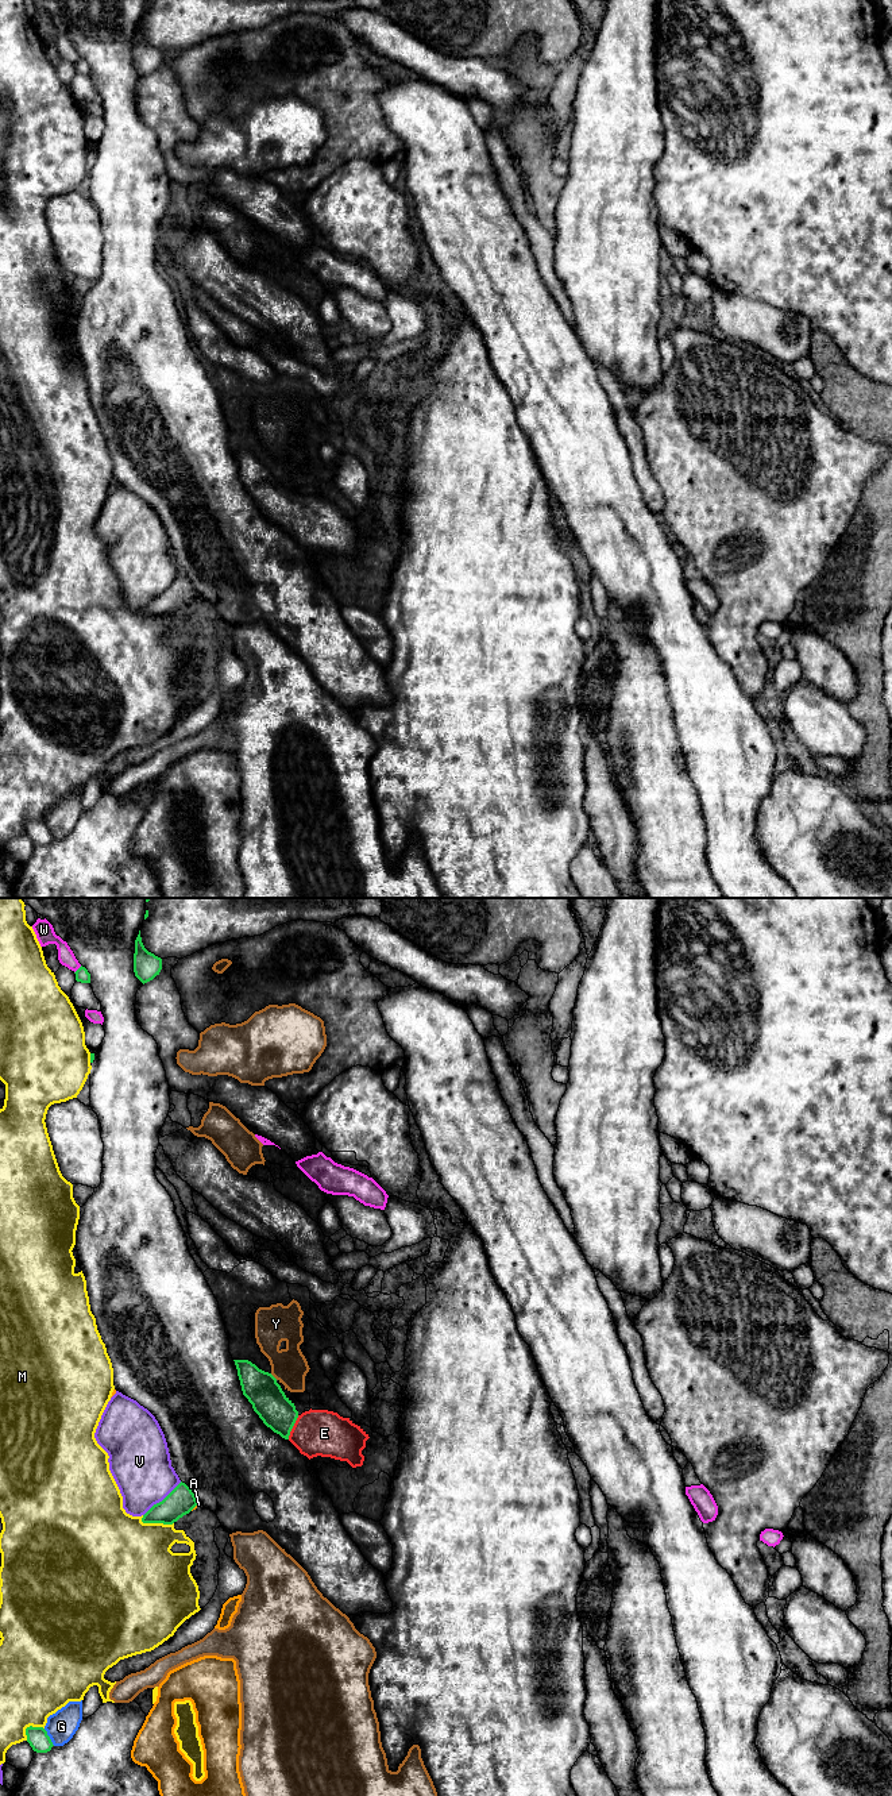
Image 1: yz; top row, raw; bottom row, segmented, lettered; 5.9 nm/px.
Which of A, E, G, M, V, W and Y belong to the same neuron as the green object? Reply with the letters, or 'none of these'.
E

